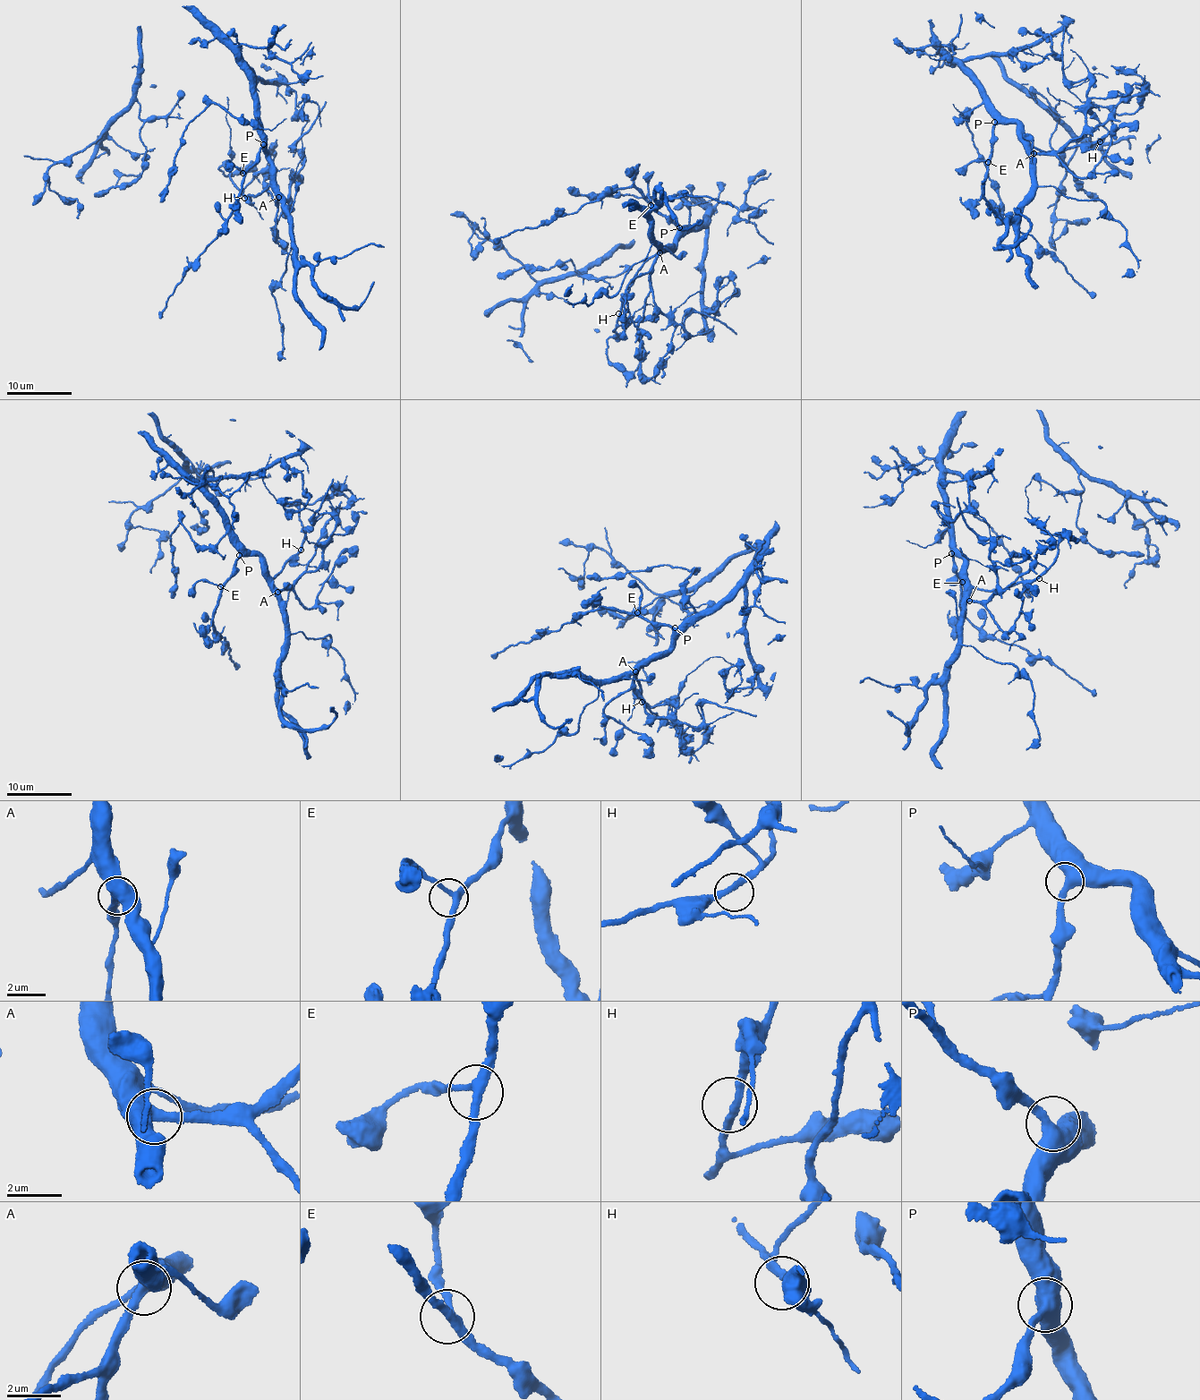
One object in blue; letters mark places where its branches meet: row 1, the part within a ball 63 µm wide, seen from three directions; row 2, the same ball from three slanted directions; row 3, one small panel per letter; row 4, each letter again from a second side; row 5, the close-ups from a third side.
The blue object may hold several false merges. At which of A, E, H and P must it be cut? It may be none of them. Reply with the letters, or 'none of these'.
none of these

